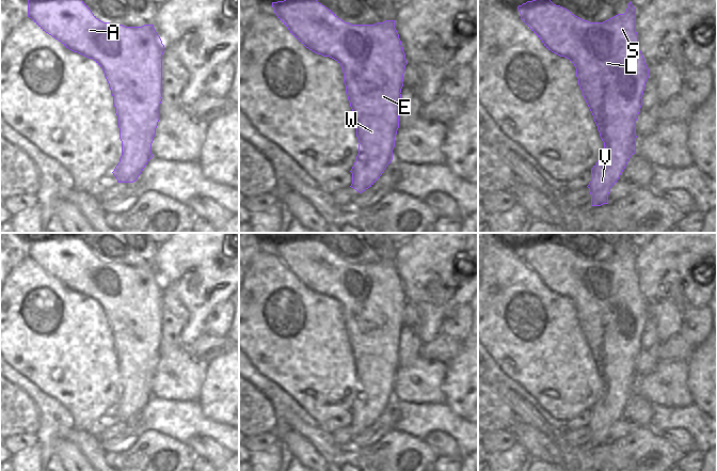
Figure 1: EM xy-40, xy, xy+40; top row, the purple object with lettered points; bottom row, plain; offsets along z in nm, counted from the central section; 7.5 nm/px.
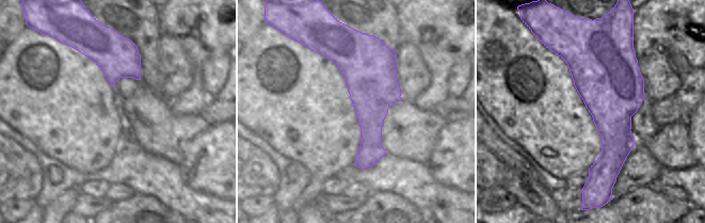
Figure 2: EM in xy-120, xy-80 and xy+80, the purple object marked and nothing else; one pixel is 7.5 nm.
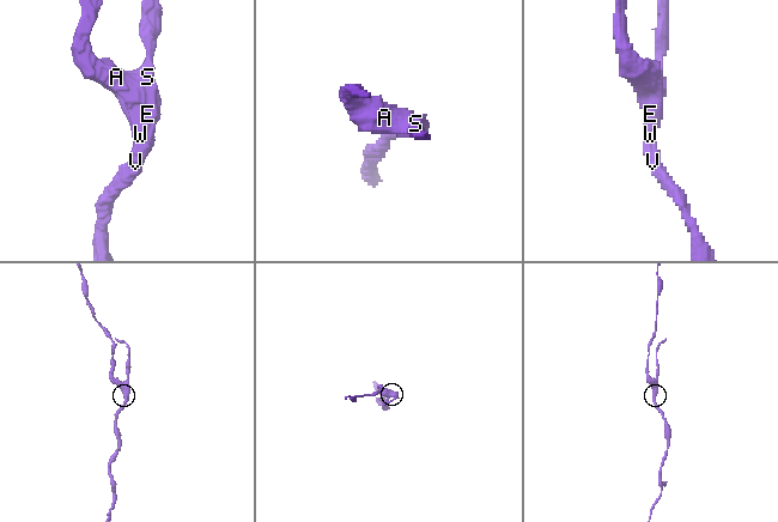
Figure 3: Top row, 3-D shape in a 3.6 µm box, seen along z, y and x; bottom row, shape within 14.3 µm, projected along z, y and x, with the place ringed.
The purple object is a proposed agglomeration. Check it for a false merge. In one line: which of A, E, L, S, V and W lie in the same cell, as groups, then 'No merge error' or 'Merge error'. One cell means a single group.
Groups: A E L S V W. No merge error

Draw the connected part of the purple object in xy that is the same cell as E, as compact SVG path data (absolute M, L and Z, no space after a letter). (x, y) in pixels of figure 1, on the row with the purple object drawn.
M284 0L272 2L272 7L277 18L303 46L317 54L334 59L341 66L360 143L356 160L350 171L350 187L362 193L380 178L392 162L399 128L400 93L408 62L395 20L351 25L317 0Z

